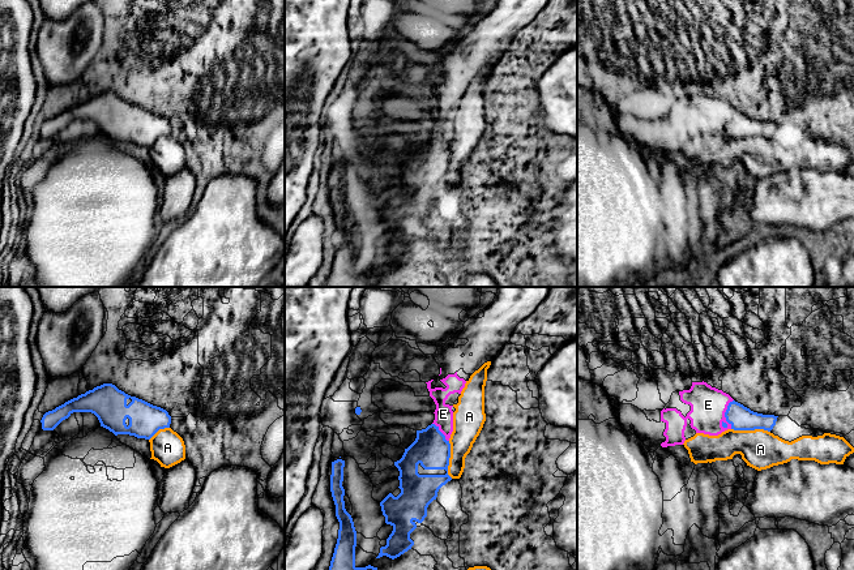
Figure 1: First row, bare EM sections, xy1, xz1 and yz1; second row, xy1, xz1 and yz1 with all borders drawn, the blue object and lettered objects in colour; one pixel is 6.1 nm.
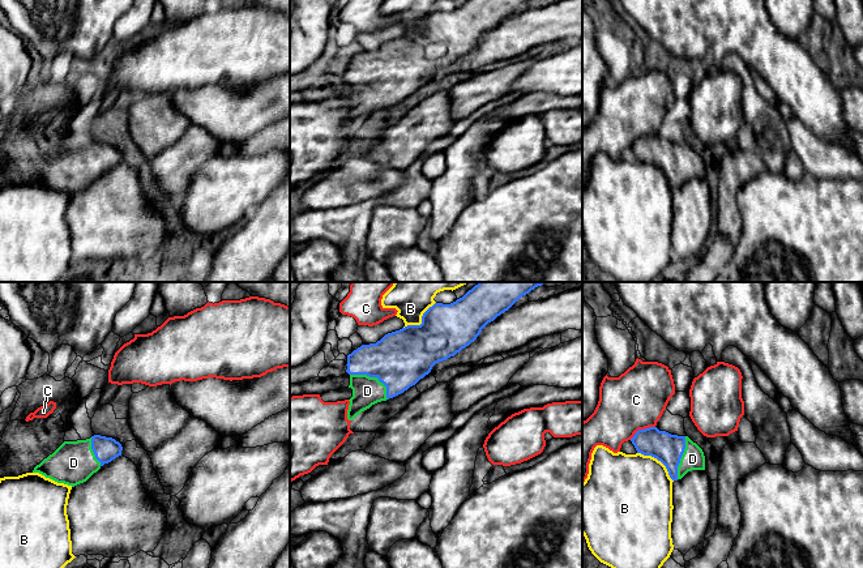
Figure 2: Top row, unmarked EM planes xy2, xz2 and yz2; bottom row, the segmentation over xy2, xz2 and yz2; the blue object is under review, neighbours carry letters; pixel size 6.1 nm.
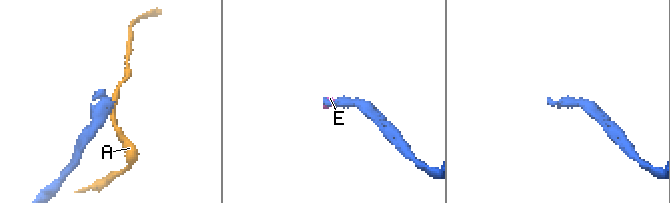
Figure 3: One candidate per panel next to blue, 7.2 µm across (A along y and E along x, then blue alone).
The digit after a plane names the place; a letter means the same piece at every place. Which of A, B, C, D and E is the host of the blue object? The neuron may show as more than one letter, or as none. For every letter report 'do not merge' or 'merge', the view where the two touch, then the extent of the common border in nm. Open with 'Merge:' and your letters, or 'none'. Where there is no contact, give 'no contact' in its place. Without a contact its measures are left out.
Merge: D, E
A: do not merge | yz1 | 240 nm
B: do not merge | yz2 | 280 nm
C: do not merge | yz2 | 180 nm
D: merge | xz2 | 280 nm
E: merge | yz1 | 190 nm

